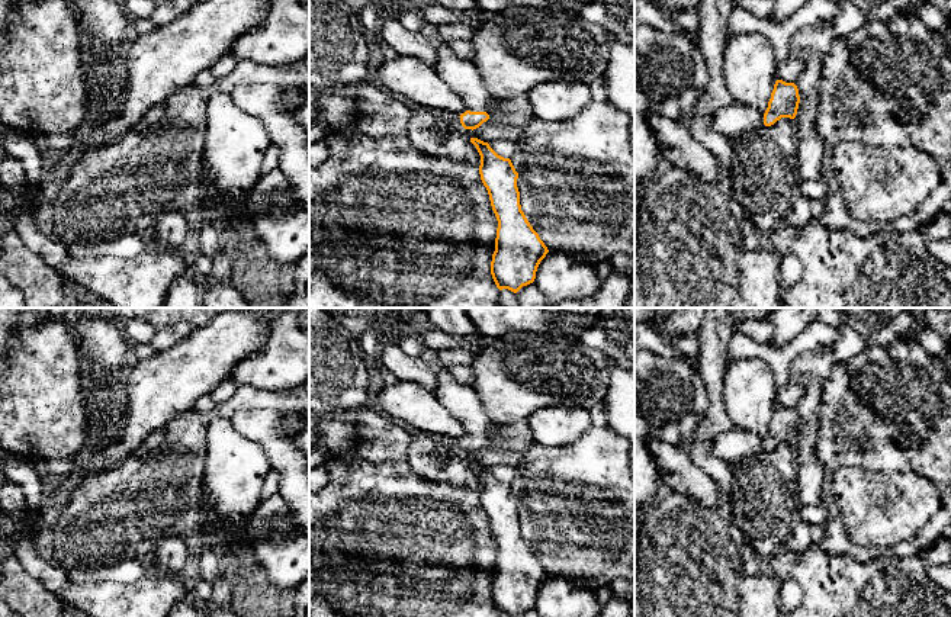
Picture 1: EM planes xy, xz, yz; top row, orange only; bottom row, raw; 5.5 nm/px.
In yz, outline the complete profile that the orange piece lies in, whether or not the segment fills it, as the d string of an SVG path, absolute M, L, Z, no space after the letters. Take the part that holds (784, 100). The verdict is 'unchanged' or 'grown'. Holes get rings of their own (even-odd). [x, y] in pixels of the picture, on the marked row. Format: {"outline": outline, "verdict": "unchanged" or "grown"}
{"outline": "M777 80L764 113L755 107L735 103L720 109L710 118L710 128L732 141L748 129L758 129L764 125L771 126L781 118L794 119L799 103L800 96L797 86L794 83Z", "verdict": "grown"}

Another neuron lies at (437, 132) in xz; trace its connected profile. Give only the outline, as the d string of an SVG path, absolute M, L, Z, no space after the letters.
M412 105L407 136L415 148L436 158L481 166L481 155L468 138L459 115Z

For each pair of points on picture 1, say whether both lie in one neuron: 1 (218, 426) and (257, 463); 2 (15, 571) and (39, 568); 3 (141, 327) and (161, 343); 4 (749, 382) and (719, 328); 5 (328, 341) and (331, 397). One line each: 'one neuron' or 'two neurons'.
1: one neuron
2: two neurons
3: two neurons
4: two neurons
5: one neuron

